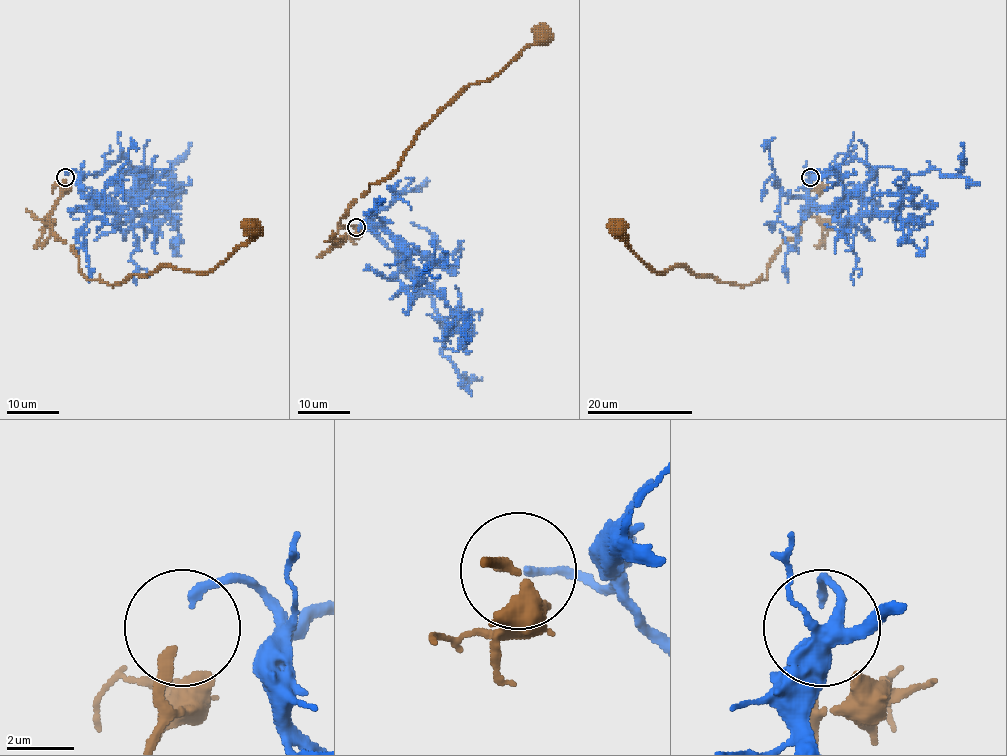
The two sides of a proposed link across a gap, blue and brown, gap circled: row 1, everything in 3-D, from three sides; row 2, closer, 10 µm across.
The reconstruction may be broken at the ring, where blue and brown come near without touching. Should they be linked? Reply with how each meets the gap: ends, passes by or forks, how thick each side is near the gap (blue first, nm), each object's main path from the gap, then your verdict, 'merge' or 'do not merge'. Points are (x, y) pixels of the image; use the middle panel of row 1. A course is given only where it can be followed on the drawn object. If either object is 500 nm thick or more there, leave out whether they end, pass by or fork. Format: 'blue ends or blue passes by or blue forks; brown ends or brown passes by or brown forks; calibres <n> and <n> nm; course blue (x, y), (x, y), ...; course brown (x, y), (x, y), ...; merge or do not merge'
blue ends; brown ends; calibres 240 and 280 nm; course blue (356, 227), (368, 230), (377, 225), (408, 252), (410, 265), (452, 311), (468, 319), (463, 331), (464, 344); course brown (355, 227), (338, 225), (370, 184), (389, 176), (415, 134), (468, 86), (489, 80), (541, 38); merge

